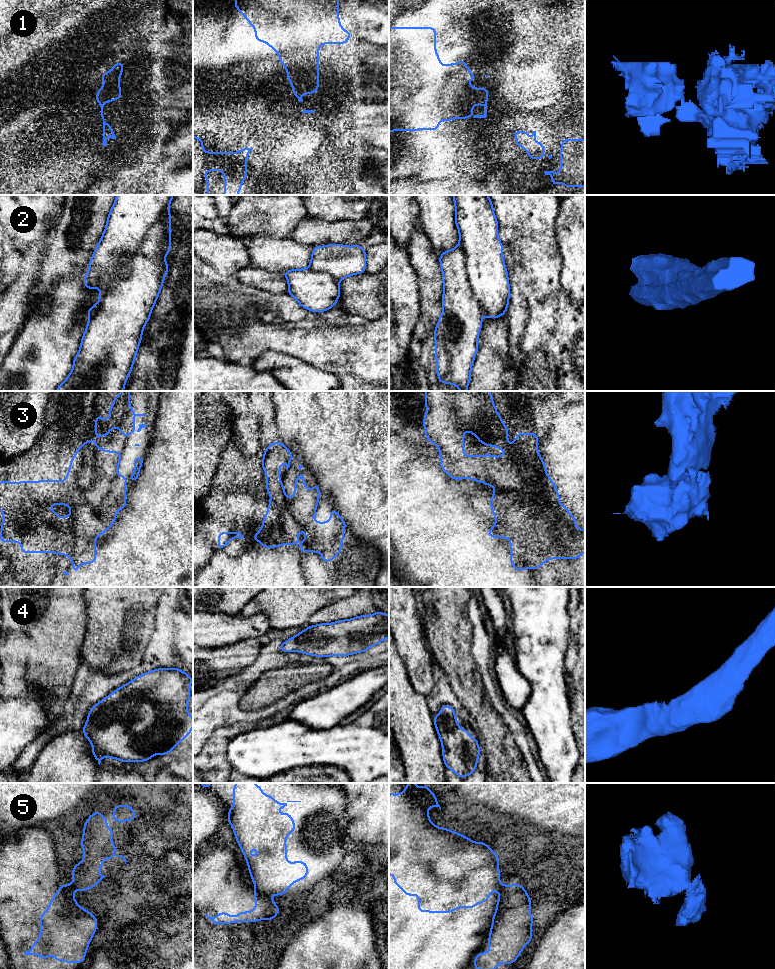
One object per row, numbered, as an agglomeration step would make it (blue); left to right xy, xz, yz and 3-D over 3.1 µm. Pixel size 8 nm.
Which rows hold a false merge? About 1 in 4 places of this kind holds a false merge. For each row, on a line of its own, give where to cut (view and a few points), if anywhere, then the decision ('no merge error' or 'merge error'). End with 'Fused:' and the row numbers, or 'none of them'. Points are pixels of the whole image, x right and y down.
1: cut in xy along (104, 101), (99, 103); merge error
2: cut in xy along (168, 207), (130, 257), (130, 269), (119, 274), (99, 300); merge error
3: no cut; no merge error
4: no cut; no merge error
5: cut in xz along (256, 890), (270, 895); merge error
Fused: 1, 2, 5

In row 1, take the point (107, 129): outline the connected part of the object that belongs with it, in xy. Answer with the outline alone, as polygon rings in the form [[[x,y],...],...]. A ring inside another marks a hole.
[[[100,102],[100,114],[99,117],[101,118],[103,122],[103,146],[107,146],[107,136],[110,135],[112,139],[115,139],[116,136],[113,133],[113,128],[107,124],[104,116],[104,103]]]

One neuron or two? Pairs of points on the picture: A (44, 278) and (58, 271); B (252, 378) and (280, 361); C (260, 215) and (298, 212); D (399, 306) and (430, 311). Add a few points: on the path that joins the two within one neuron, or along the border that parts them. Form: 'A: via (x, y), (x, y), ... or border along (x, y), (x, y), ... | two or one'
A: via (47, 276), (52, 271), (55, 271) | one
B: border along (250, 363), (255, 369), (268, 371), (278, 380) | two
C: via (269, 212), (289, 212) | one
D: border along (418, 285), (419, 317), (412, 332) | two

